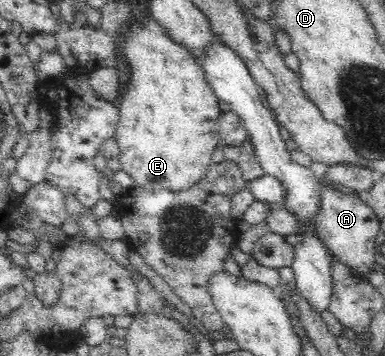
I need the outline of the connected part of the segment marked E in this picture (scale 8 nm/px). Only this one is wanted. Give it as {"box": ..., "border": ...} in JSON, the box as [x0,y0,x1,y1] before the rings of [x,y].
{"box":[114,17,222,192],"border":[[[141,17],[139,23],[131,25],[123,43],[121,53],[131,71],[127,93],[123,93],[119,103],[120,119],[114,139],[119,145],[118,161],[121,170],[129,174],[134,185],[158,192],[159,190],[181,191],[199,183],[207,173],[212,155],[220,136],[218,120],[222,111],[220,101],[206,81],[199,60],[182,44],[178,44],[151,17]]]}

